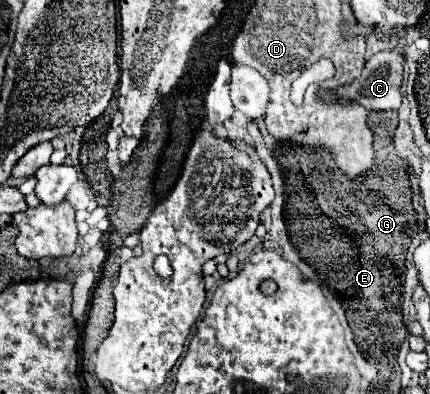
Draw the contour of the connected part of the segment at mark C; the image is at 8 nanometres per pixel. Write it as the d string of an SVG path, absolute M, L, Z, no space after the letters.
M378 52L366 62L360 78L344 84L340 88L334 88L330 92L320 88L318 98L326 100L326 102L342 102L342 106L346 106L346 104L362 104L368 112L370 110L398 110L400 104L402 104L402 92L400 92L402 62L404 62L402 54Z

